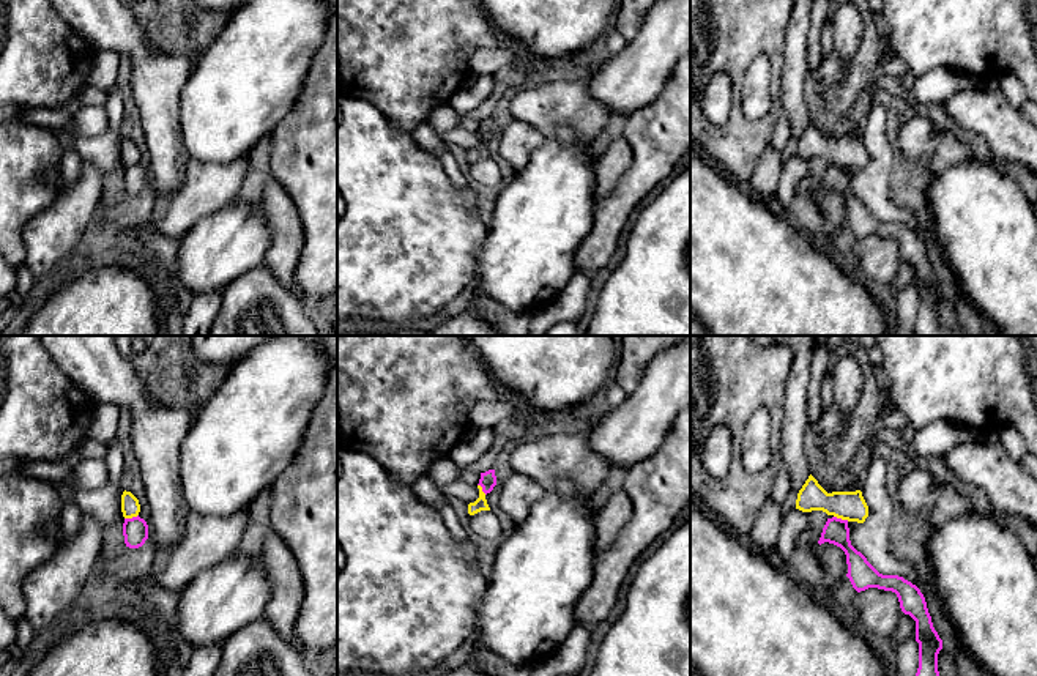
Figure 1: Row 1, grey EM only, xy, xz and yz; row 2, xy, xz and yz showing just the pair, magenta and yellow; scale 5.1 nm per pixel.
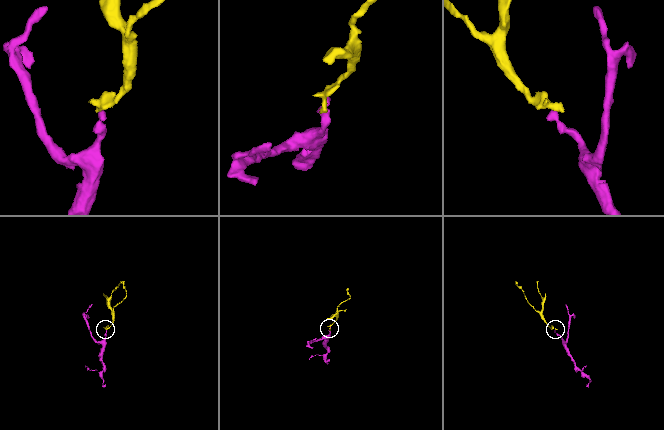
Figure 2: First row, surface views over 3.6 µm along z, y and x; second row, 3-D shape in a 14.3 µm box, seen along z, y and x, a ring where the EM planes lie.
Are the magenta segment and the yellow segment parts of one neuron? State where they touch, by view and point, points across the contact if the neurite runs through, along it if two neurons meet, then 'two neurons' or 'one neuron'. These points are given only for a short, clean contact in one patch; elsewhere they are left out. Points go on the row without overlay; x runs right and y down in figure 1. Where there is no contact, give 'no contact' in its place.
yz (840, 166) | along yz (834, 163), (848, 167) | two neurons

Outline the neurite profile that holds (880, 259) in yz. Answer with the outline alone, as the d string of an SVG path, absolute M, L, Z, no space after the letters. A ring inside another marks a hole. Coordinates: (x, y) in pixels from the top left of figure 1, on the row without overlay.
M868 235L856 241L854 252L864 274L876 284L890 284L903 263L892 238Z

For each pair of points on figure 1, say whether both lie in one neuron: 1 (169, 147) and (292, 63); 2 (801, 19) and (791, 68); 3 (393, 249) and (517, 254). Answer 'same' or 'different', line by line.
1: different
2: same
3: different

